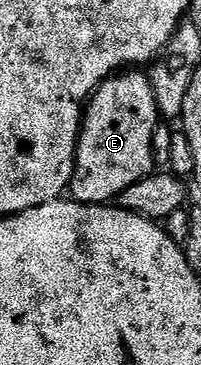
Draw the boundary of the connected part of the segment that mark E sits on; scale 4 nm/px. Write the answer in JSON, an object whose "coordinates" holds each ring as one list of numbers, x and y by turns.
{"coordinates":[[119,72,106,79,84,107,69,197,86,206,110,204,132,184,148,177,155,169,152,140,158,125,156,96,145,73]]}

